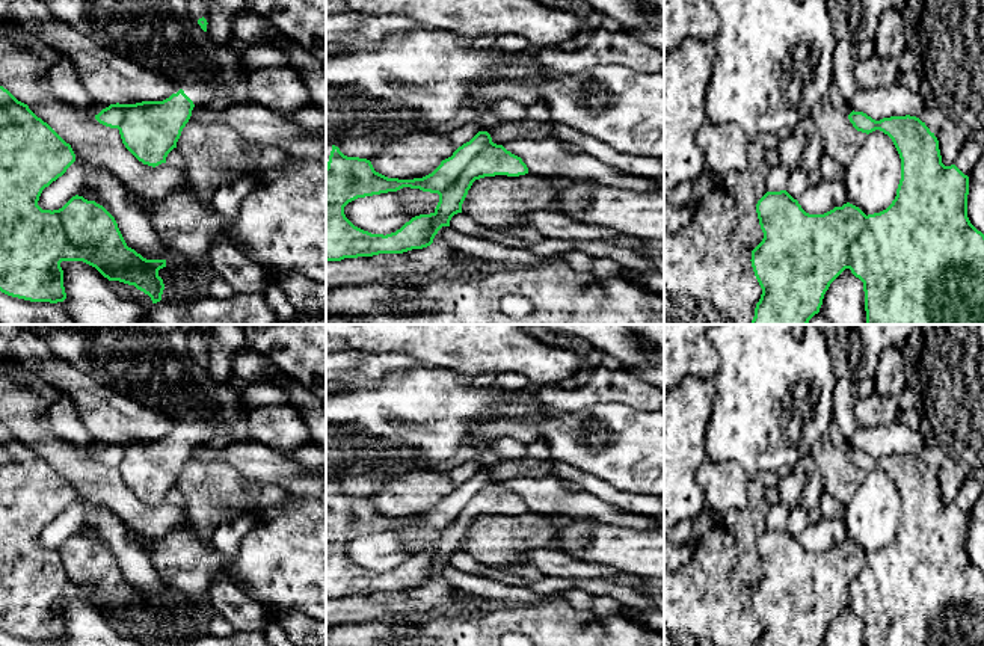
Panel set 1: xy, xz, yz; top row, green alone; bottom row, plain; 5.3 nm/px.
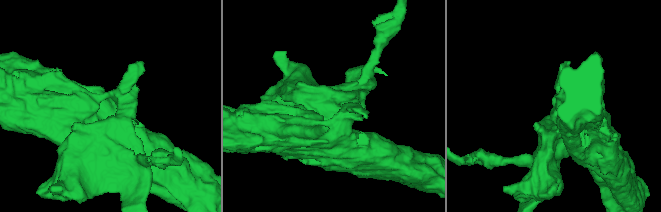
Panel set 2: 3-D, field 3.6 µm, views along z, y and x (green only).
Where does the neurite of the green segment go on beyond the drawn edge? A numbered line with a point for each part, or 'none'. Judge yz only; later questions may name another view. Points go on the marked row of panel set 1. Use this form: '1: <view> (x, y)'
none

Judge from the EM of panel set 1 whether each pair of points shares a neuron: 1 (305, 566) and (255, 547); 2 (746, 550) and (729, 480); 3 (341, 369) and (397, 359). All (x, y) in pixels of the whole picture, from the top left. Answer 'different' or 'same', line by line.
1: same
2: different
3: same

